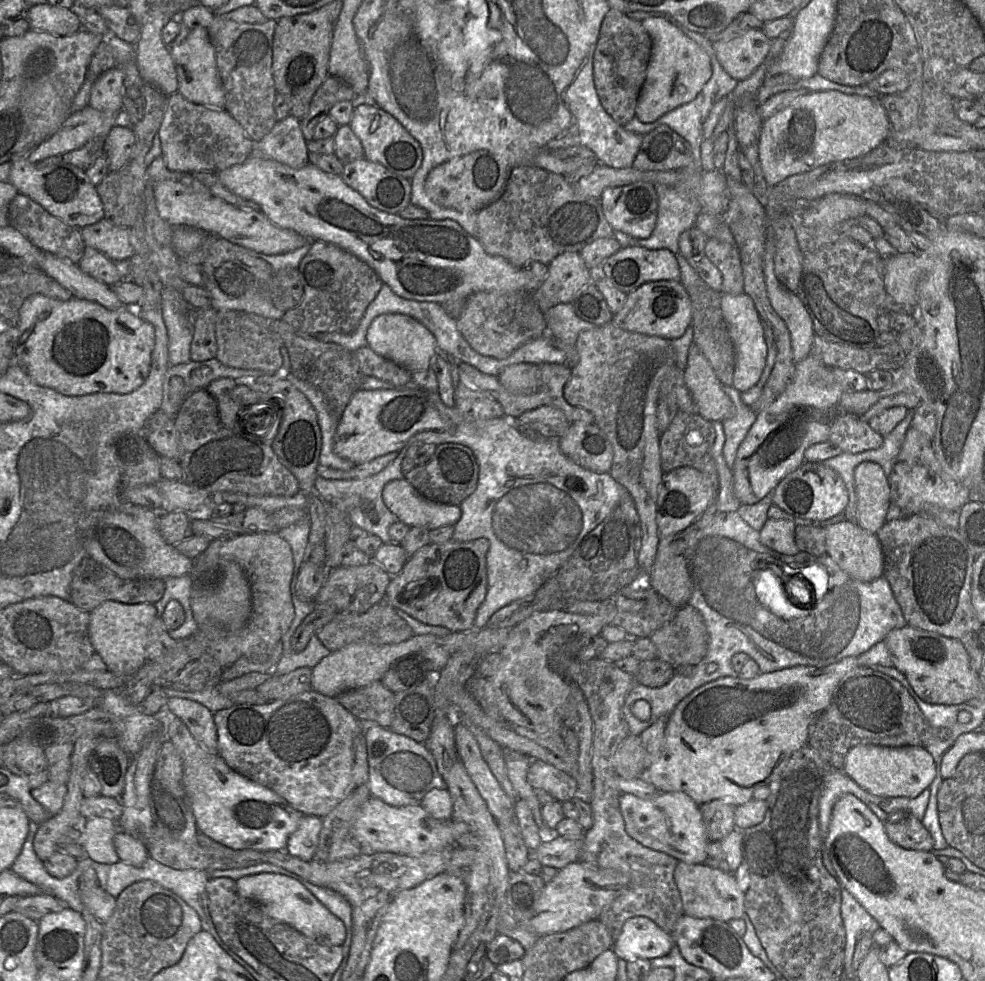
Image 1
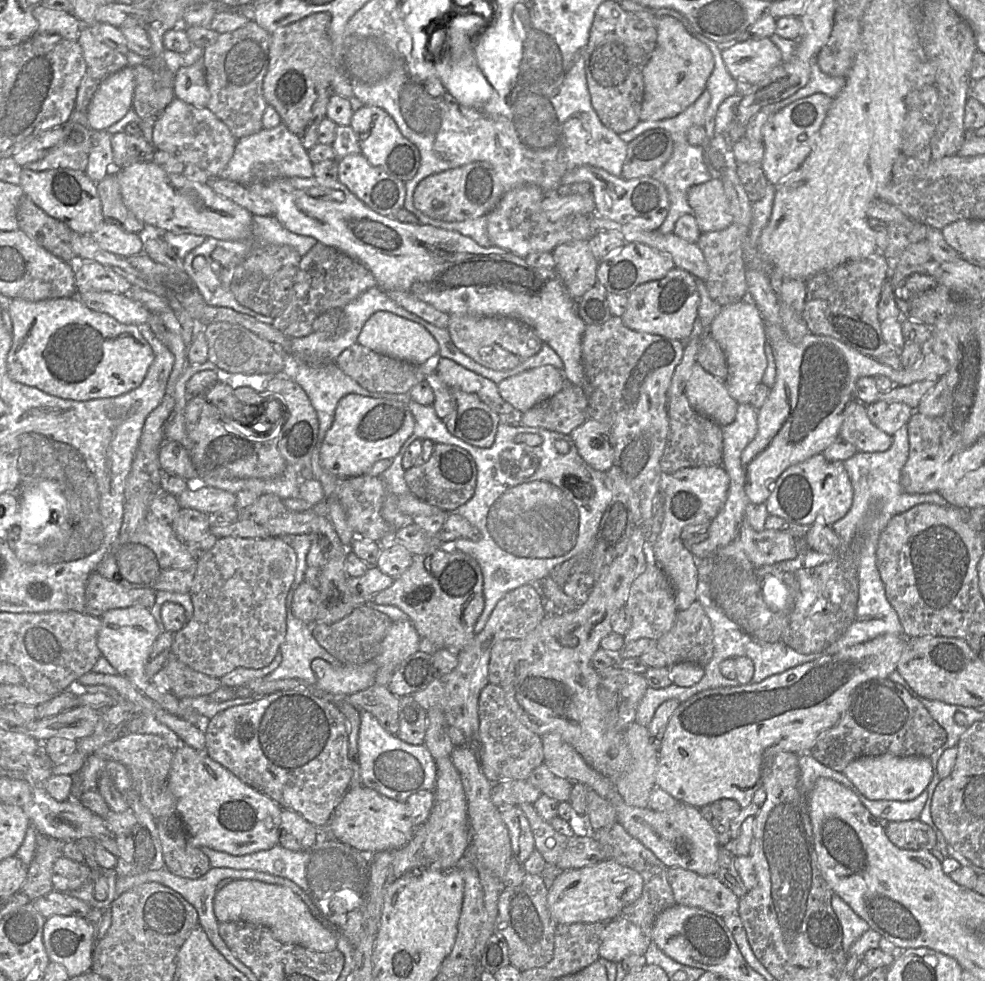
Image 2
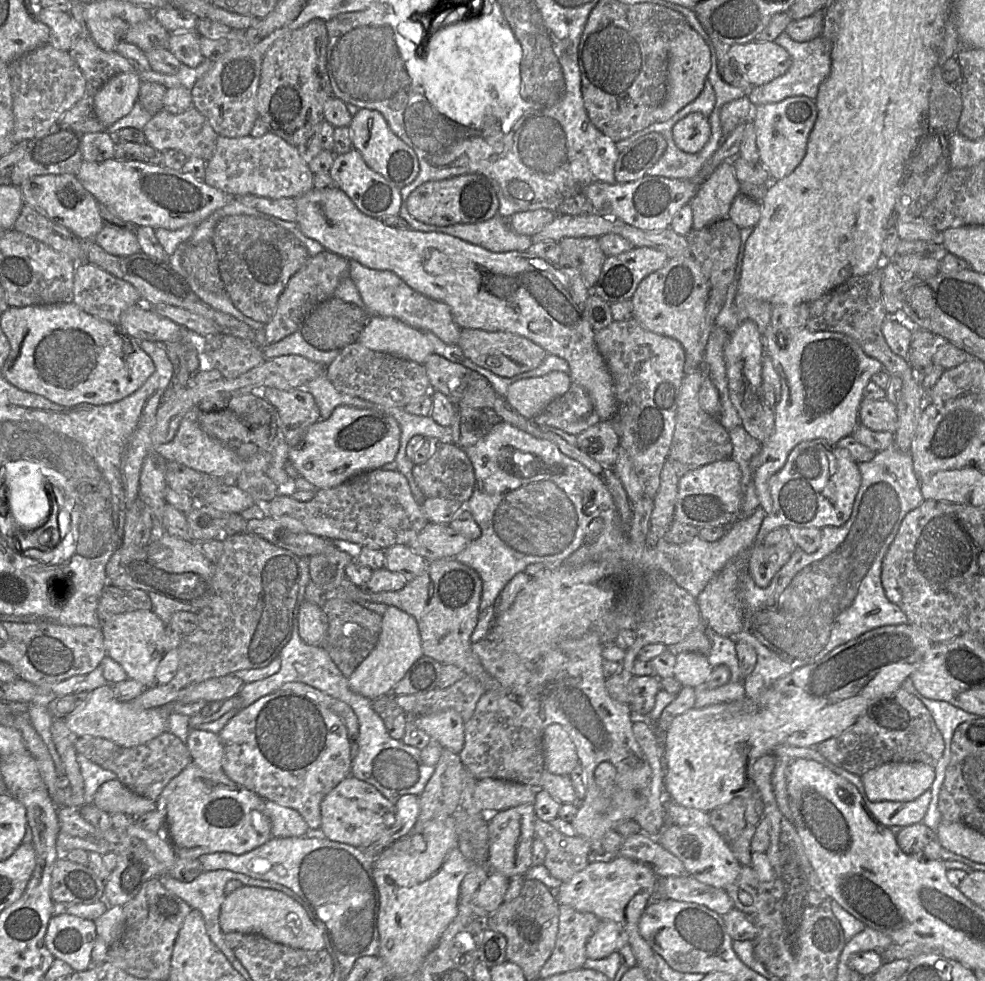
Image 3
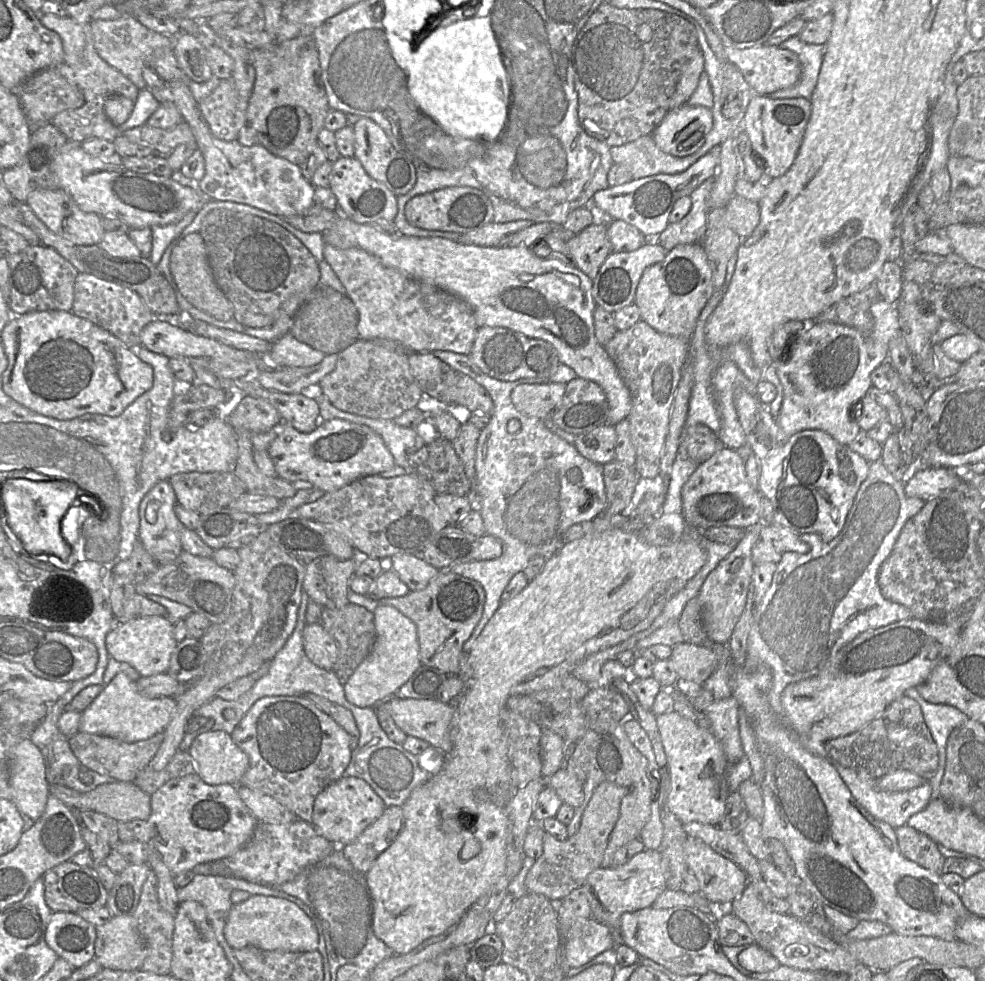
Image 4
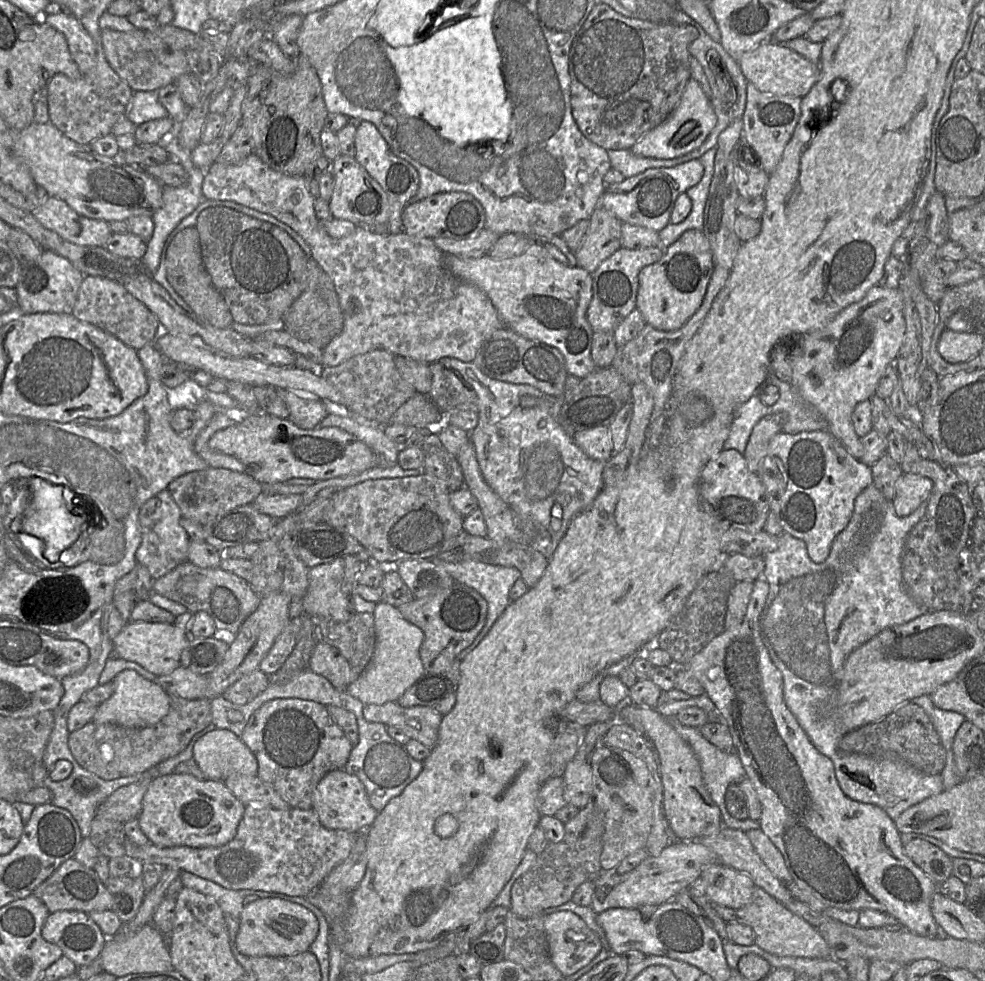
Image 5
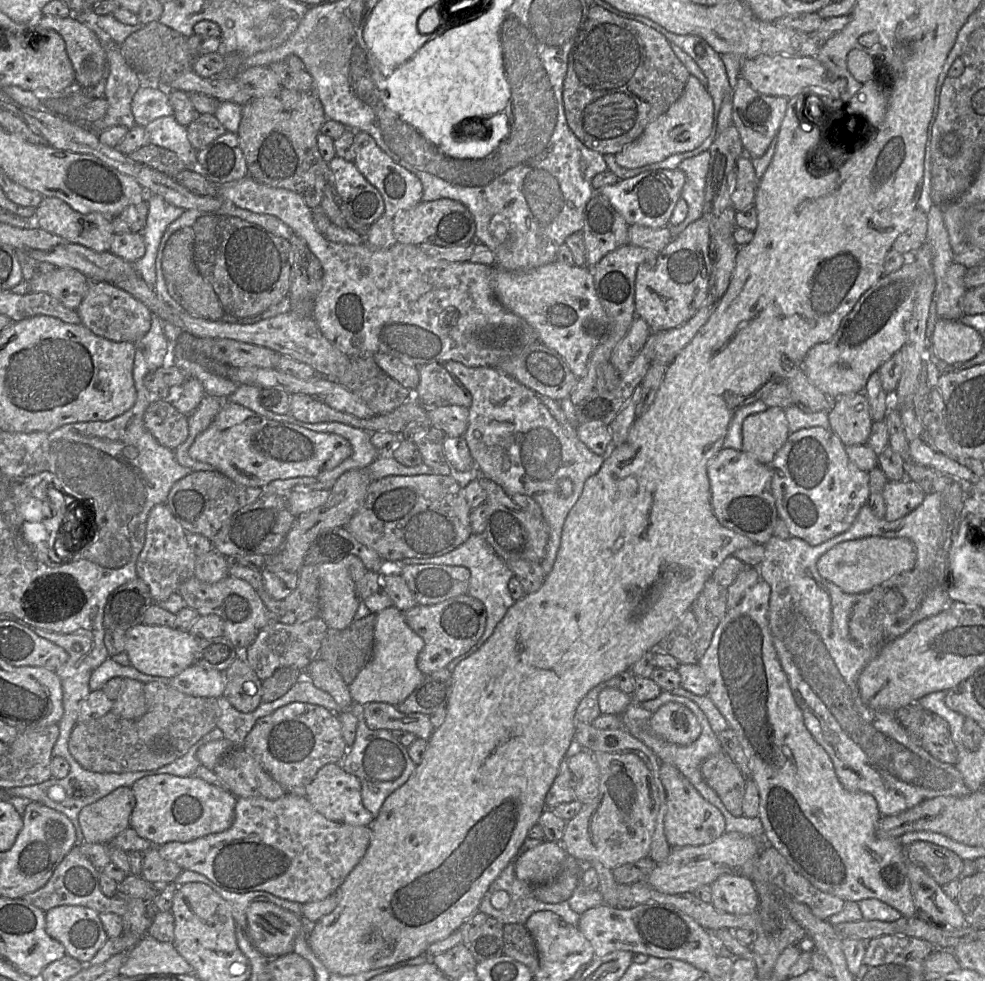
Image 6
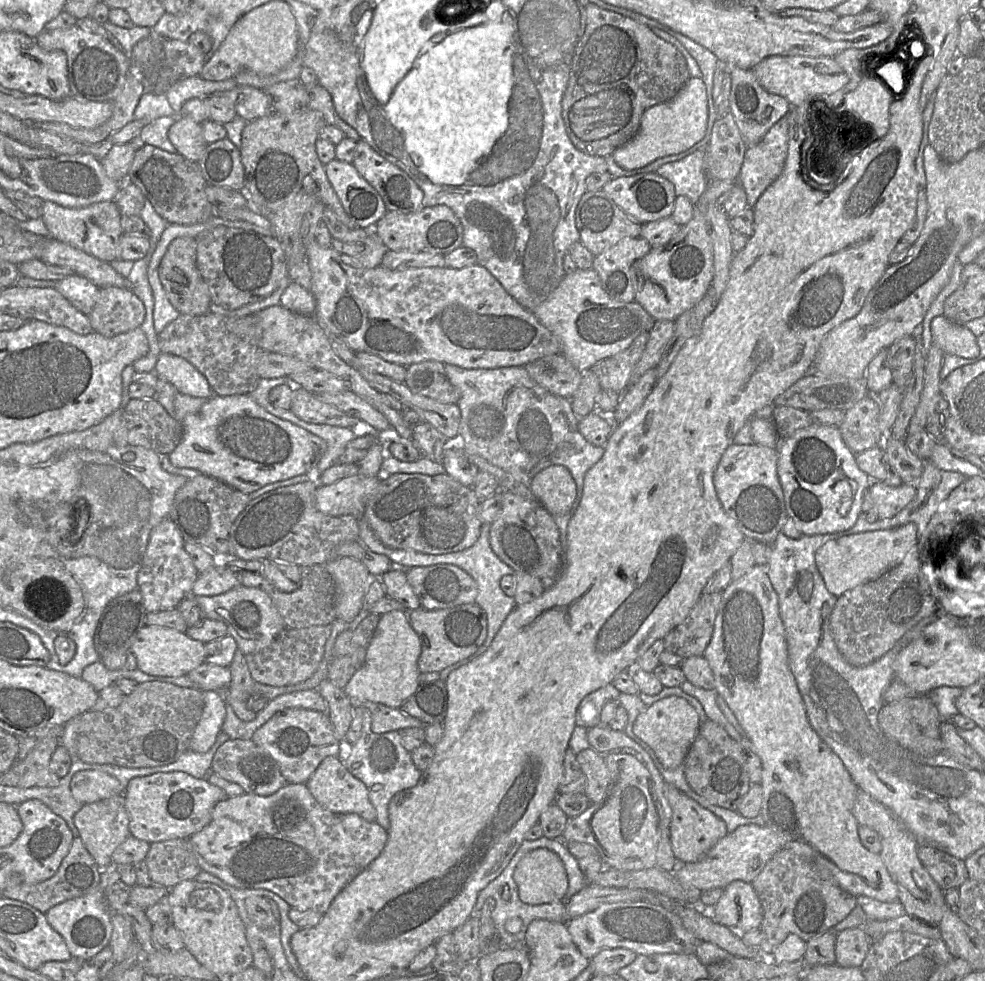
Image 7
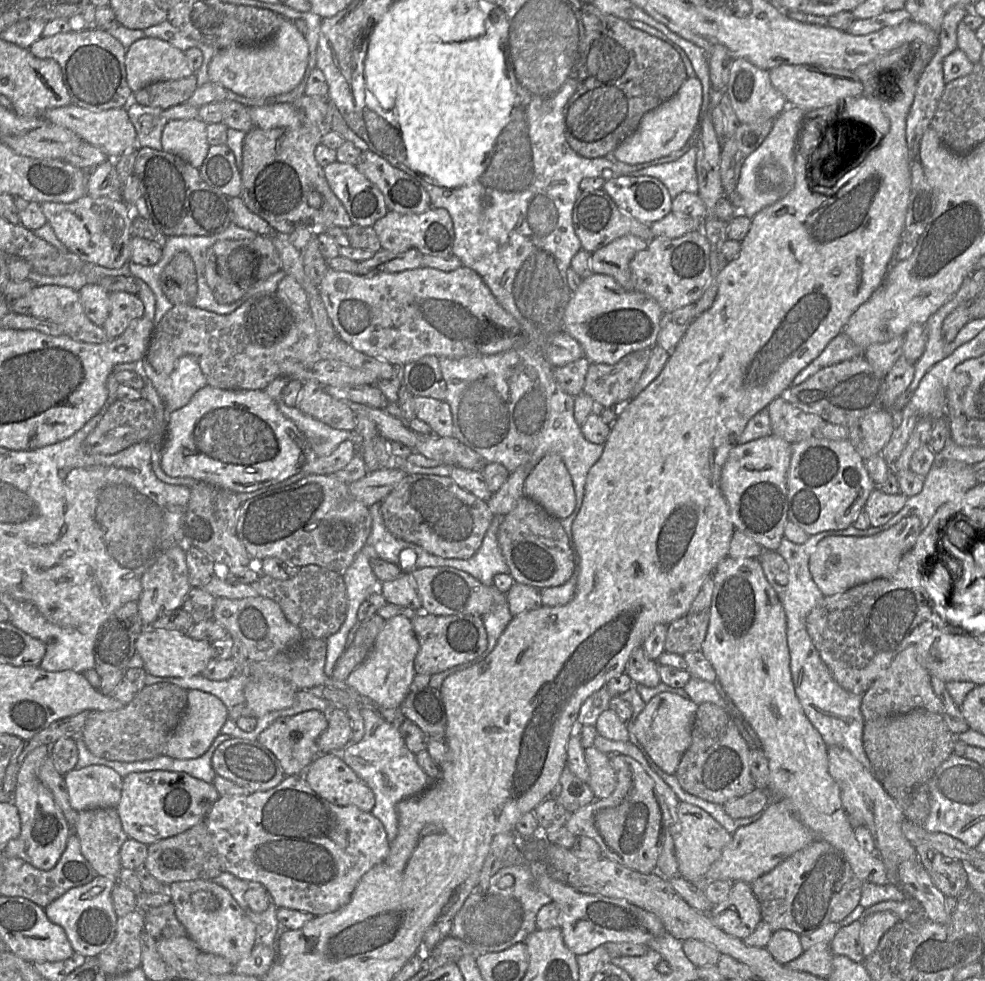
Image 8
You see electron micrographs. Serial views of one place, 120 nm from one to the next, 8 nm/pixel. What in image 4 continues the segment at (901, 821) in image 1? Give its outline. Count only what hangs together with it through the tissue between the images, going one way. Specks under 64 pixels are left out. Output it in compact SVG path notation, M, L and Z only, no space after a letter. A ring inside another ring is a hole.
M917 831L913 835L898 838L901 854L923 868L937 874L943 874L945 857L938 849L938 844L926 834Z

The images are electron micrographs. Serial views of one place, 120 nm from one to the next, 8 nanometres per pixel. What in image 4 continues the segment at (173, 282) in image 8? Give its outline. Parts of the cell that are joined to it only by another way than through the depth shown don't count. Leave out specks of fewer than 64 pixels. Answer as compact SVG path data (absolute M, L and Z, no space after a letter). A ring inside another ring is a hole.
M200 232L190 233L177 243L171 253L170 271L175 288L191 305L220 321L233 318L233 305L214 279Z

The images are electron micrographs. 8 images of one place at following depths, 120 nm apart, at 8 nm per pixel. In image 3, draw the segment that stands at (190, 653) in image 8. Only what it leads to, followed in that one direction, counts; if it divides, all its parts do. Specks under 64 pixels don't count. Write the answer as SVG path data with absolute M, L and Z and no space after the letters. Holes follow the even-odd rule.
M137 610L114 615L102 622L106 656L121 665L128 679L136 680L146 688L158 685L155 673L166 654L165 627L164 622L152 611Z

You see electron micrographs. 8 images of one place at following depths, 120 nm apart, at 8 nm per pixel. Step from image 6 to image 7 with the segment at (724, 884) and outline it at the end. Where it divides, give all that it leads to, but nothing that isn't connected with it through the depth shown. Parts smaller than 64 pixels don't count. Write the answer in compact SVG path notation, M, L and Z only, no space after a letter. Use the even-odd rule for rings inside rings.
M734 880L723 889L710 913L718 923L739 933L757 929L763 921L761 901L752 882L742 880Z

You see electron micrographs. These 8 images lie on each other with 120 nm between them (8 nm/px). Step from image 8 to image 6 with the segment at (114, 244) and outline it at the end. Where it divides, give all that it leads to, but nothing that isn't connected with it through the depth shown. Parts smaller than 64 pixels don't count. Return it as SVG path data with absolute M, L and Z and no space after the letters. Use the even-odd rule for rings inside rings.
M43 196L42 202L36 208L35 218L38 226L43 230L96 252L109 251L113 236L115 235L110 217L99 212L91 212L88 214L80 213L65 201L56 197Z

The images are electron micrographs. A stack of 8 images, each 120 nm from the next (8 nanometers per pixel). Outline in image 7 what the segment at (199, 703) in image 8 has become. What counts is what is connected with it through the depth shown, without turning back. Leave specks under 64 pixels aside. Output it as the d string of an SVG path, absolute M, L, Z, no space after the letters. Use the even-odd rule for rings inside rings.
M203 691L204 707L189 743L189 749L207 752L216 741L226 716L226 702L219 691Z

